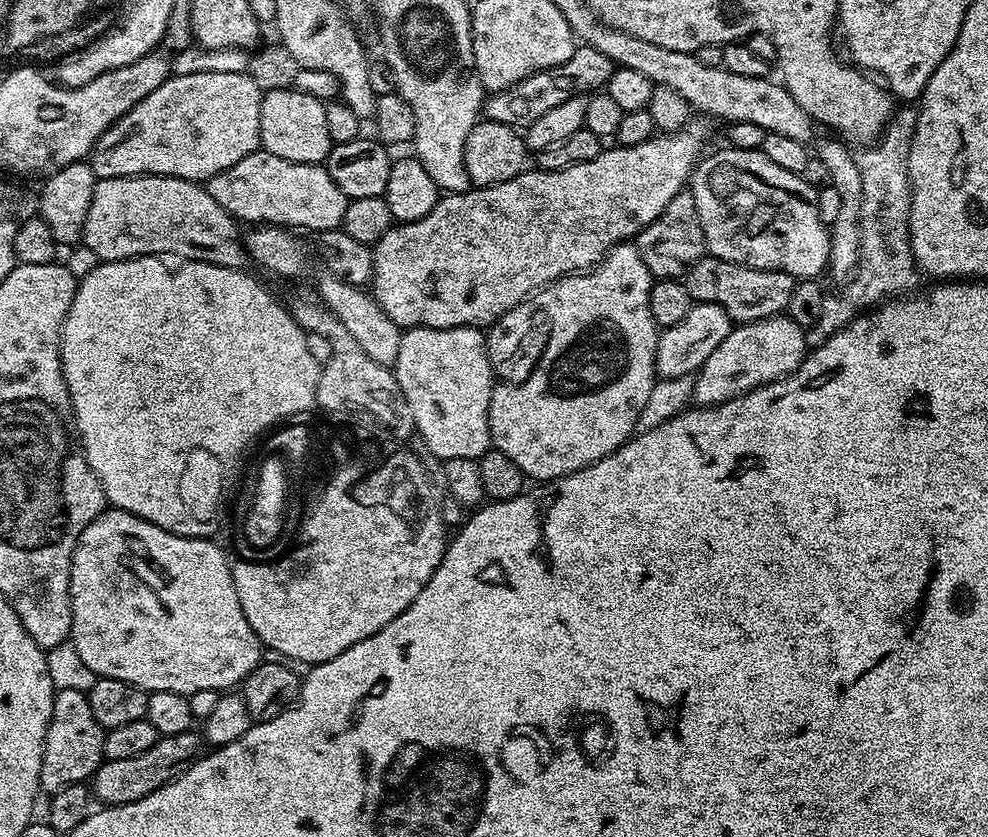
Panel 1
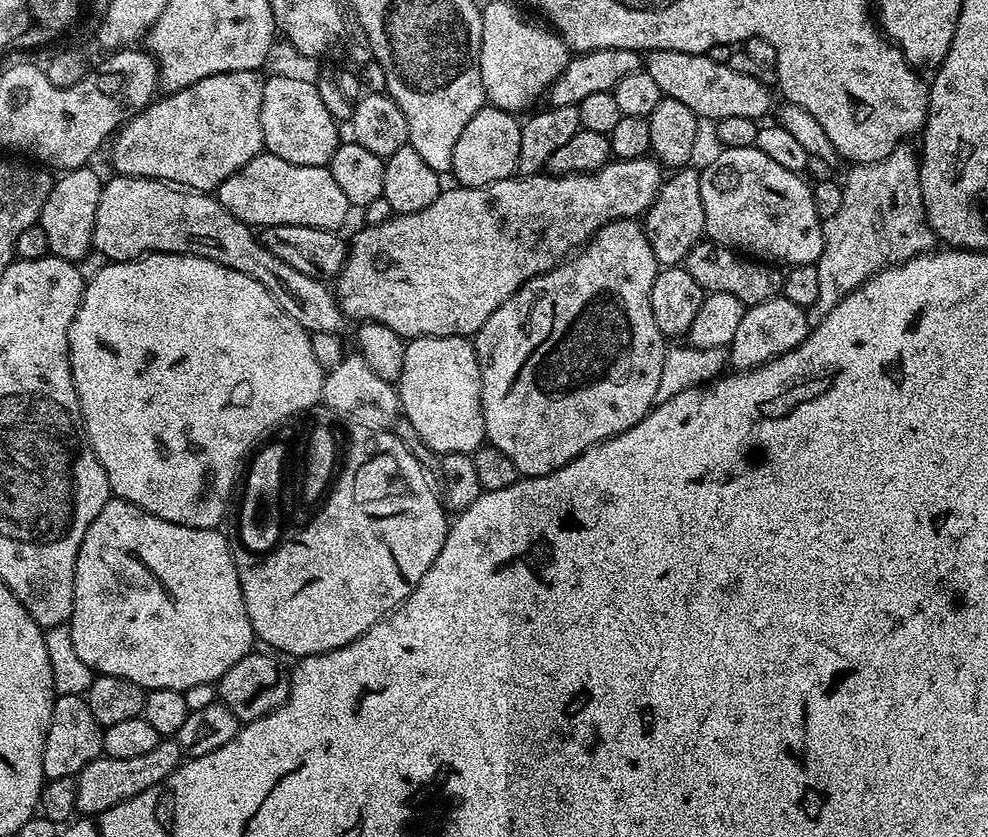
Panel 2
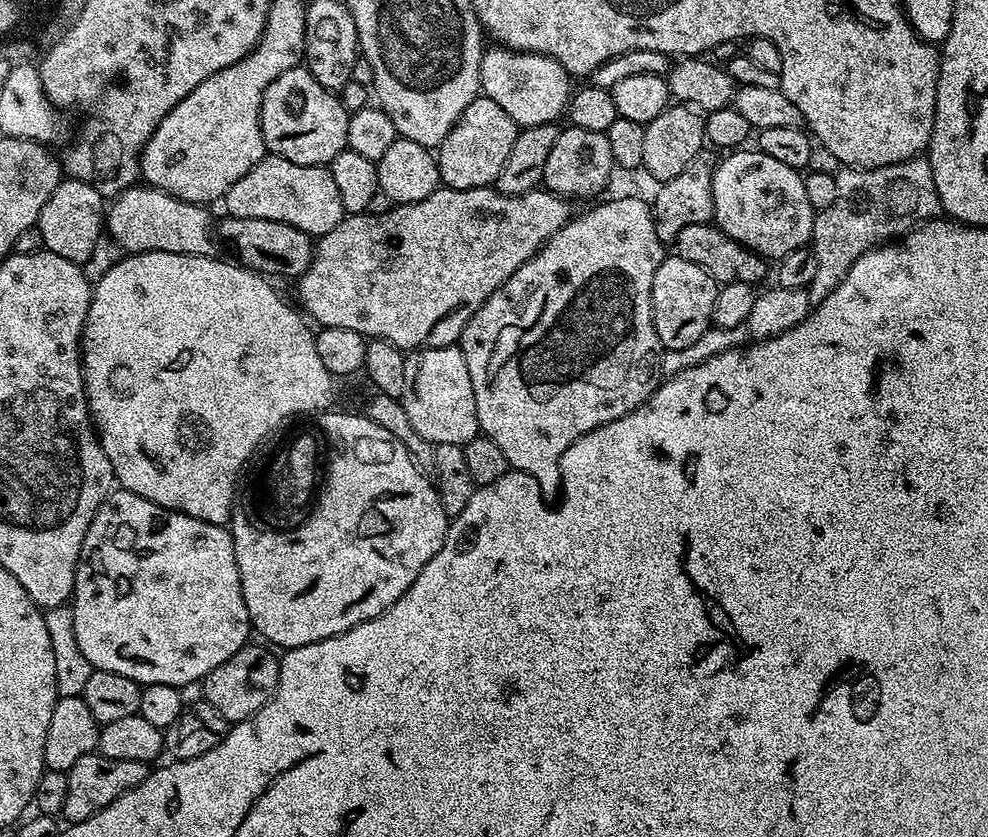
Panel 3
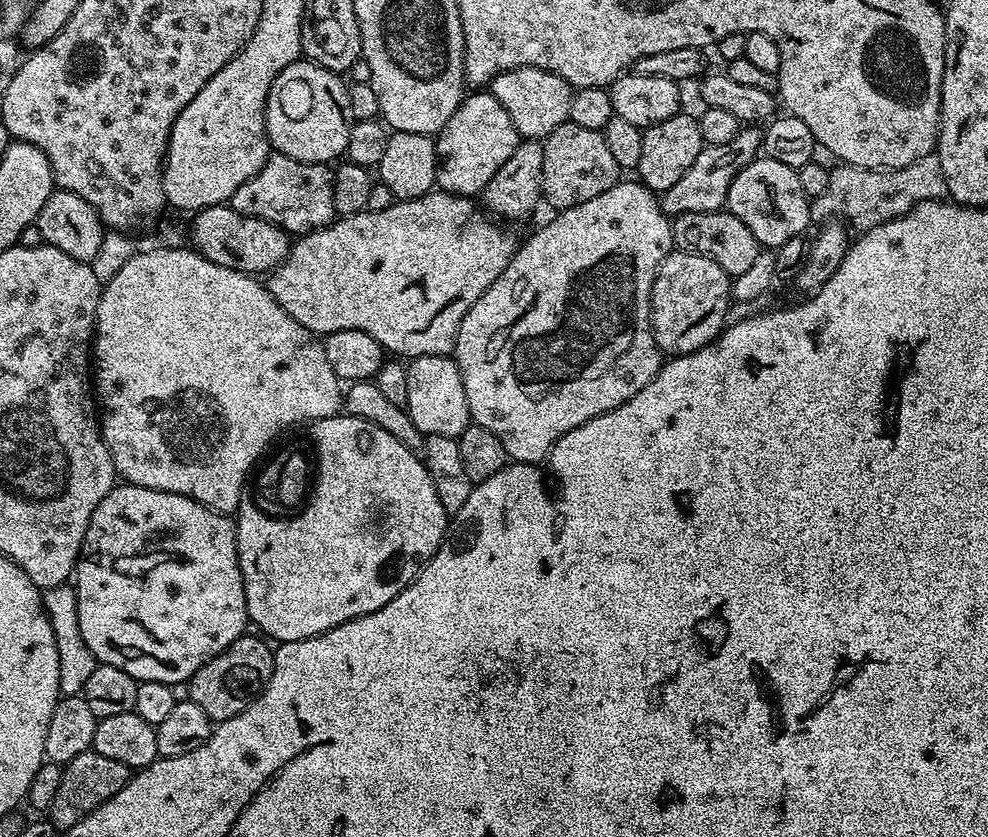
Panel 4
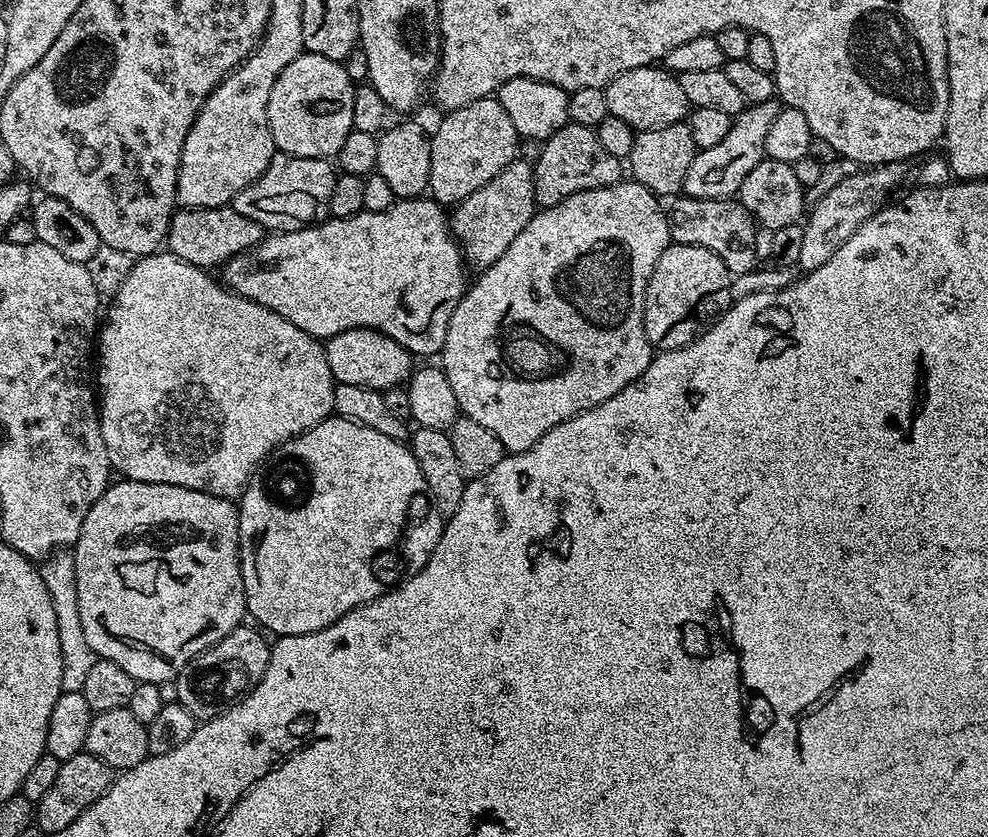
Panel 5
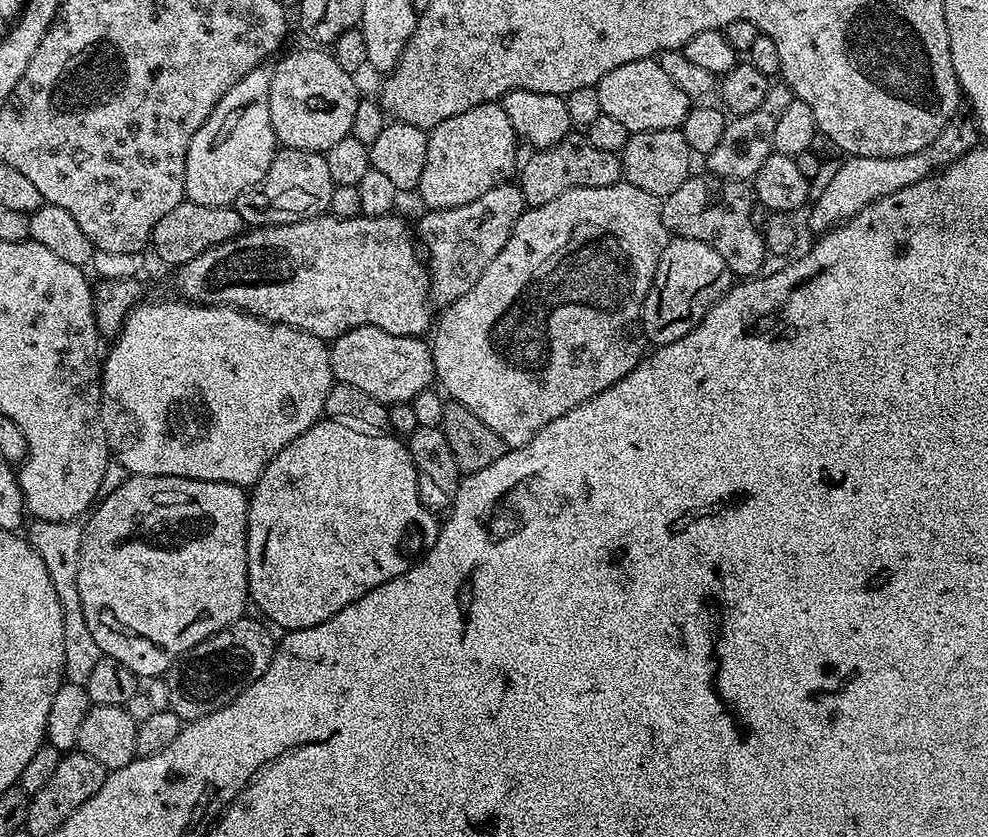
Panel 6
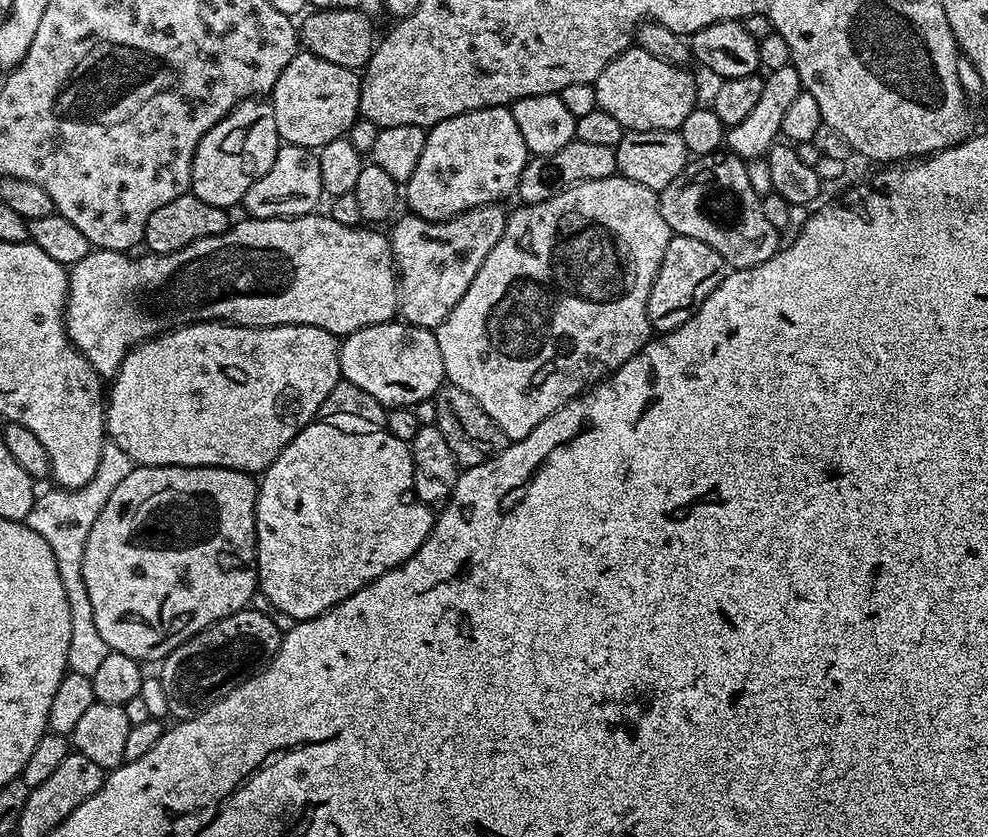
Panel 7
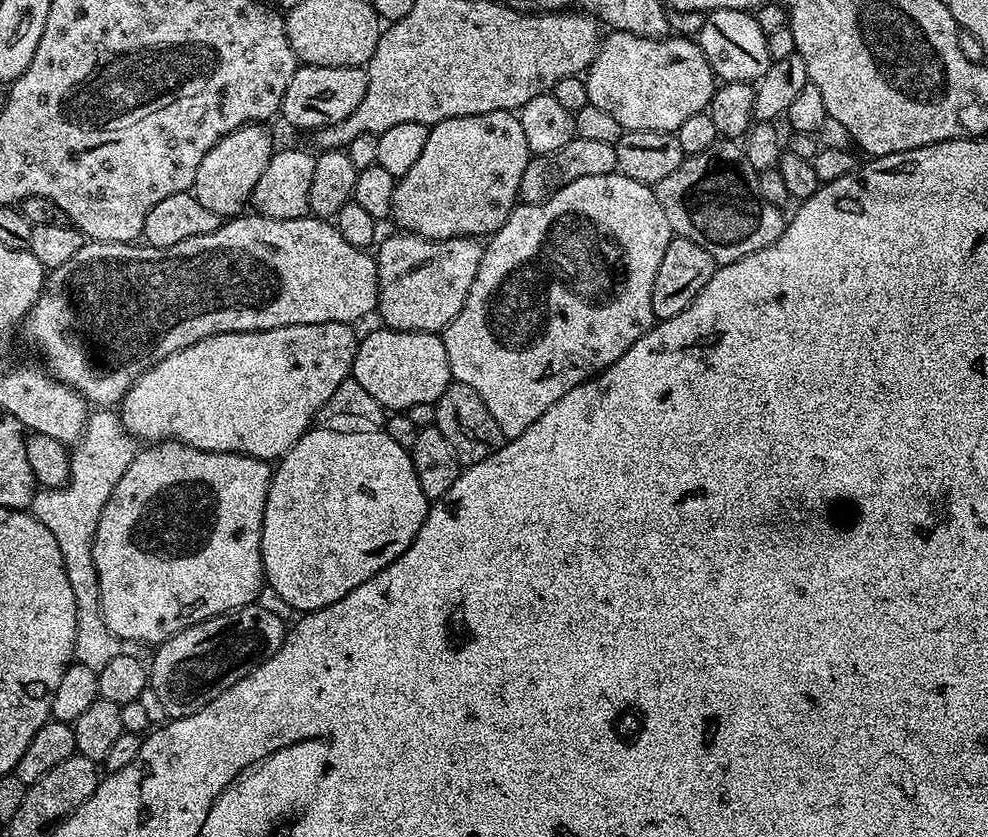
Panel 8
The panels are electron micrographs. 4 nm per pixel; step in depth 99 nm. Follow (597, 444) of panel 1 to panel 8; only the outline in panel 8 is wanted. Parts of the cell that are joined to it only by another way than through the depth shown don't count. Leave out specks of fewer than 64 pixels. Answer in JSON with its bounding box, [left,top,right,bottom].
[442,171,674,440]

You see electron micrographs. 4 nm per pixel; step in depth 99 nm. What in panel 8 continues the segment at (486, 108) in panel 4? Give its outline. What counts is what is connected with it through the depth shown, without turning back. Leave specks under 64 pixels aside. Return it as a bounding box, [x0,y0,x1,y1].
[391,111,529,240]

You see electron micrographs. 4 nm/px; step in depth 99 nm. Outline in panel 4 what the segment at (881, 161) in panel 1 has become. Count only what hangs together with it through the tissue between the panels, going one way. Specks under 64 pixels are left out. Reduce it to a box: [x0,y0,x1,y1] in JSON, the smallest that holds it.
[810,154,948,230]

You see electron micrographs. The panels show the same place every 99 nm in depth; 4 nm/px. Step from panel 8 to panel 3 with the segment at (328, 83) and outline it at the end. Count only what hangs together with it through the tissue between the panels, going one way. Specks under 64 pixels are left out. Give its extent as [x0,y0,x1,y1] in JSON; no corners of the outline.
[260,67,350,166]

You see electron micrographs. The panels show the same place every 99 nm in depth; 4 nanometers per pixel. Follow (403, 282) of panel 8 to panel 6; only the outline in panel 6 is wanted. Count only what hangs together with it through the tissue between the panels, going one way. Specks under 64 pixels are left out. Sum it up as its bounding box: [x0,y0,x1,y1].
[418,182,525,306]

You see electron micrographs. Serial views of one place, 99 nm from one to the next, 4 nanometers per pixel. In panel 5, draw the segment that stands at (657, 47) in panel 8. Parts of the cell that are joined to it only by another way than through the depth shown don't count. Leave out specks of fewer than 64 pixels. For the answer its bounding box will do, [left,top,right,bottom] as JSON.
[604,66,690,130]

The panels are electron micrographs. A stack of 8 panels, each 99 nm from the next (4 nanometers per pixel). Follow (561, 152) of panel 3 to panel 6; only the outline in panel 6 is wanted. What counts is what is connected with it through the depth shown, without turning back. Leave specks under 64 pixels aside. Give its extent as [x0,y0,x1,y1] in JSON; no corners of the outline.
[518,134,622,208]

